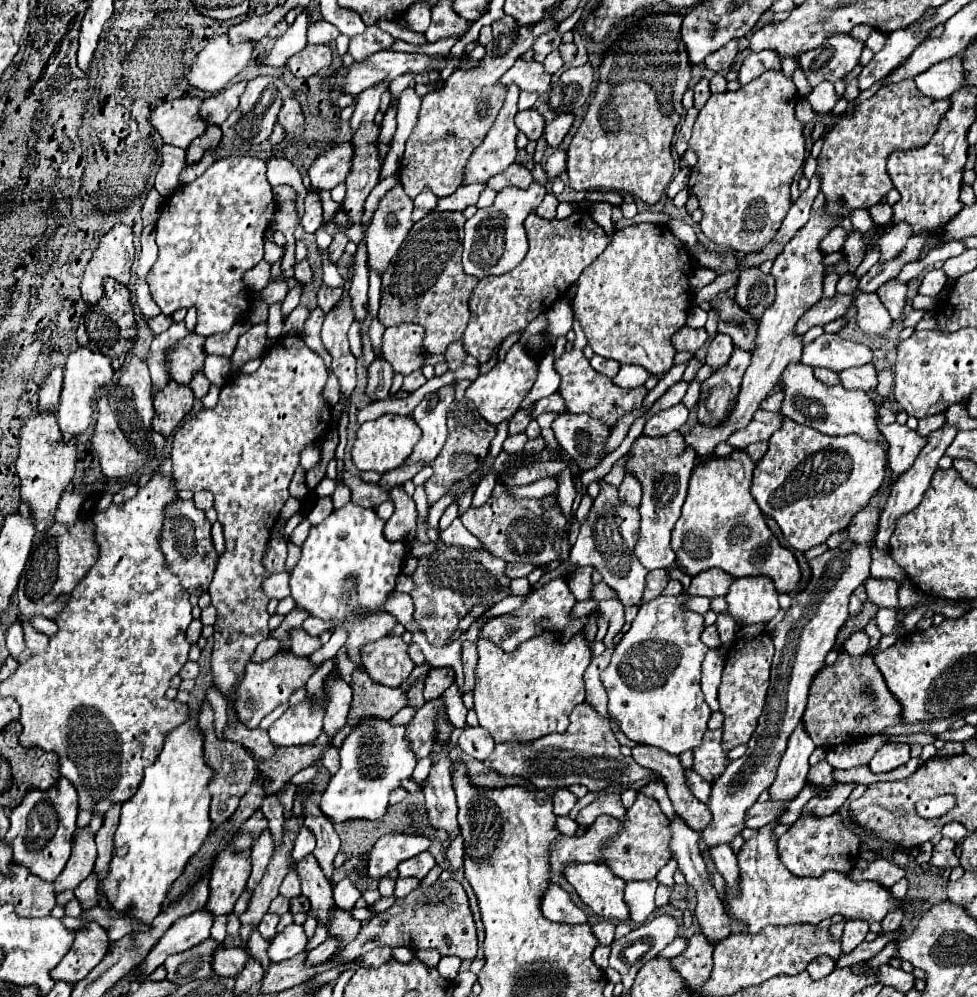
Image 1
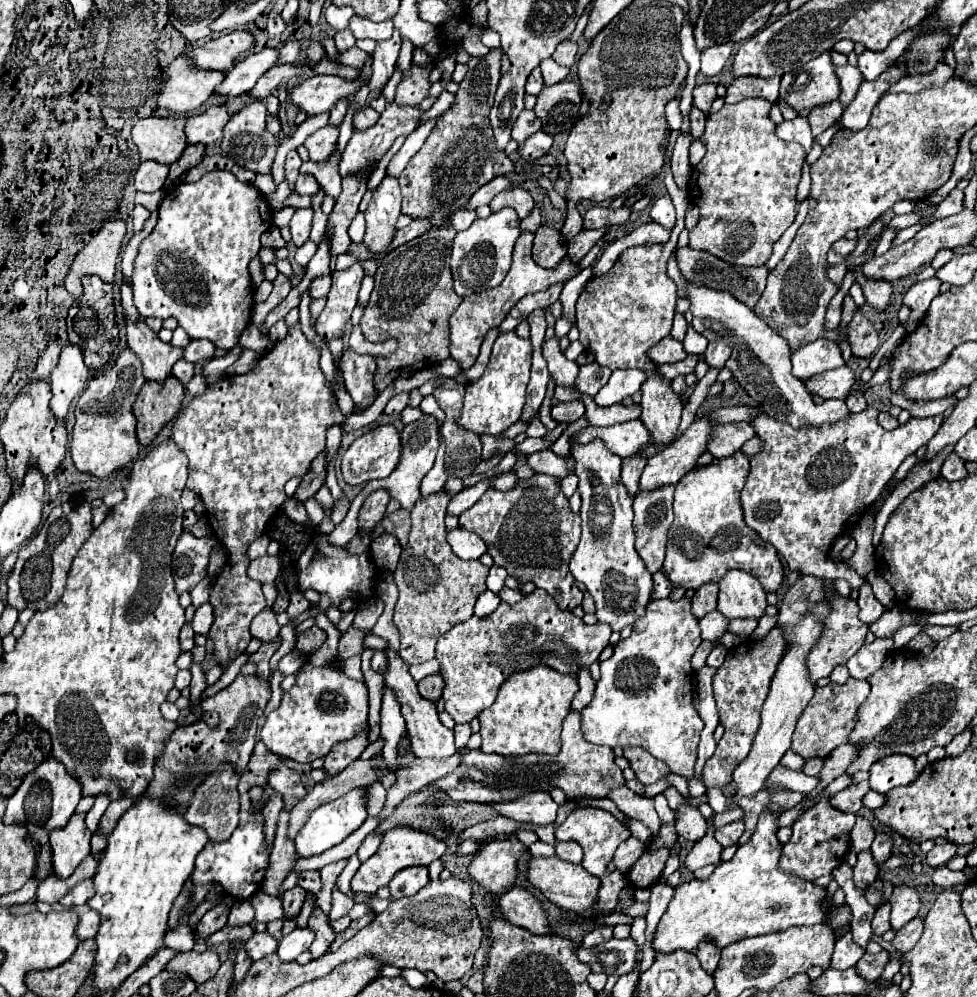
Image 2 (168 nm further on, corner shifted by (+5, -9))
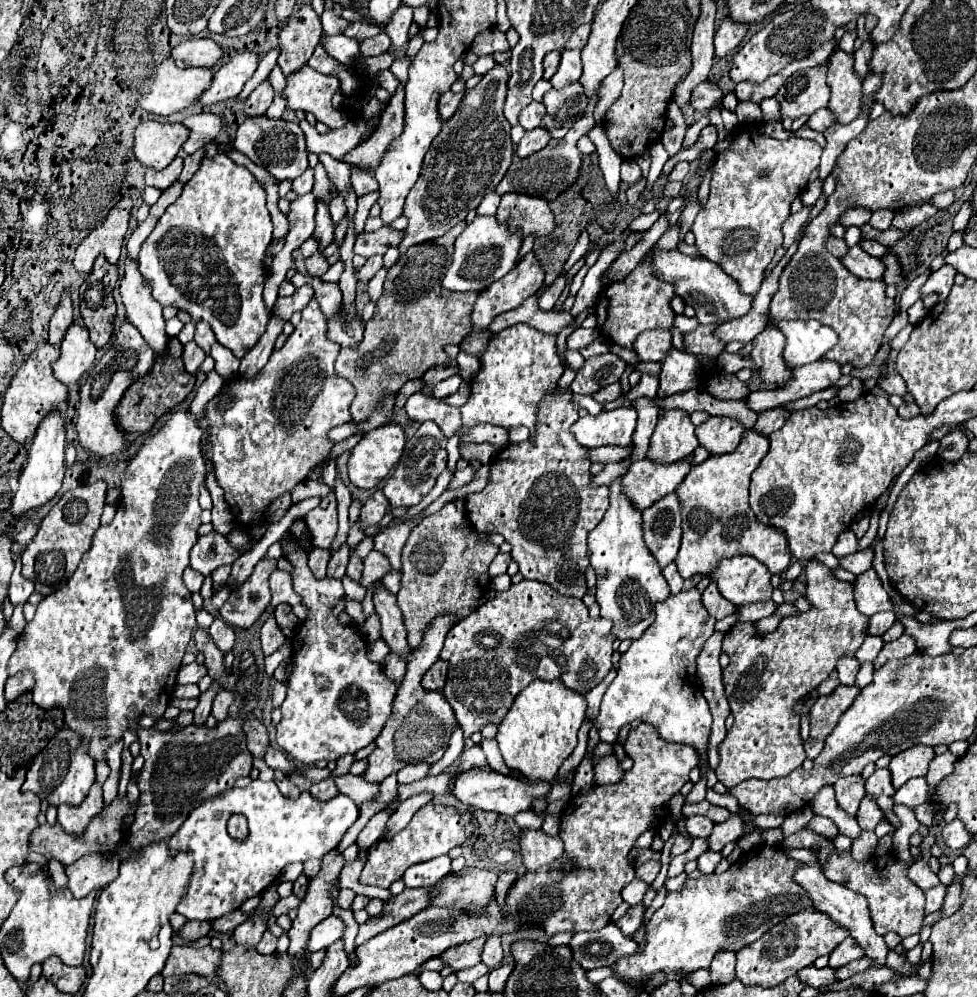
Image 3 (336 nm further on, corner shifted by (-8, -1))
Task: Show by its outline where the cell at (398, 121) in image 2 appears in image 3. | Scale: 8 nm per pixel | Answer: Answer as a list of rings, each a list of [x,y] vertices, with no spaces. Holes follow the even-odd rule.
[[[445,92],[445,94],[439,98],[439,112],[441,112],[441,118],[443,118],[443,120],[449,120],[449,118],[455,114],[455,110],[459,108],[463,96],[465,96],[465,92],[461,92],[461,94]]]

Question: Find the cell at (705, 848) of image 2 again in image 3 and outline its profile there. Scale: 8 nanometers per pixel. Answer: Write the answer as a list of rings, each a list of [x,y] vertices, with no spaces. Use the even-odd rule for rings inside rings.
[[[705,852],[705,854],[701,854],[699,856],[699,860],[697,860],[697,870],[701,872],[701,874],[713,874],[715,872],[715,868],[717,868],[717,864],[721,862],[721,854],[719,852]]]

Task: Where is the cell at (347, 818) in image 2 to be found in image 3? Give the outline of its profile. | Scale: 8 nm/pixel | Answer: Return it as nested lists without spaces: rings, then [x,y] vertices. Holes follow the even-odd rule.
[[[253,780],[247,788],[233,786],[221,794],[201,802],[187,816],[187,820],[183,822],[179,832],[173,834],[173,838],[169,838],[171,856],[175,856],[179,852],[195,852],[195,850],[205,854],[201,860],[195,860],[195,864],[193,864],[189,888],[187,888],[183,900],[177,904],[177,914],[183,914],[187,920],[213,920],[213,918],[221,918],[225,914],[235,912],[245,900],[259,896],[279,876],[279,872],[287,864],[305,862],[309,858],[323,858],[329,850],[337,848],[343,834],[357,820],[357,816],[359,816],[357,804],[343,794],[335,796],[329,802],[317,802],[311,798],[309,792],[301,792],[301,796],[297,800],[291,800],[291,798],[285,798],[277,790],[275,782],[261,782],[261,780]],[[233,814],[243,814],[249,820],[249,836],[245,842],[233,840],[227,834],[225,826],[227,826],[229,816],[233,816]]]

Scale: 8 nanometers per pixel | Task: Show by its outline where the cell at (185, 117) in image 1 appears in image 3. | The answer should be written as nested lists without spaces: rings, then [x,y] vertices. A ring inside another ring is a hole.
[[[145,120],[135,130],[135,158],[143,166],[153,170],[165,168],[181,150],[189,132],[181,124],[161,124],[155,120]]]

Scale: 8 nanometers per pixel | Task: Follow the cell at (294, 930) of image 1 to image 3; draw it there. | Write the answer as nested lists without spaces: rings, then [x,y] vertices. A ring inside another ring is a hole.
[[[329,916],[327,920],[323,920],[311,932],[307,954],[329,948],[331,944],[335,944],[337,940],[343,938],[343,930],[345,930],[345,924],[343,924],[343,920],[339,916]]]

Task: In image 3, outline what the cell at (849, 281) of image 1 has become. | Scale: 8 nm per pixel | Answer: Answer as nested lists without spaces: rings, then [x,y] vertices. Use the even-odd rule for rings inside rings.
[[[829,236],[829,240],[827,240],[827,250],[829,250],[833,256],[841,258],[841,256],[845,256],[845,252],[847,252],[847,244],[845,244],[843,240],[835,238],[835,236]]]

